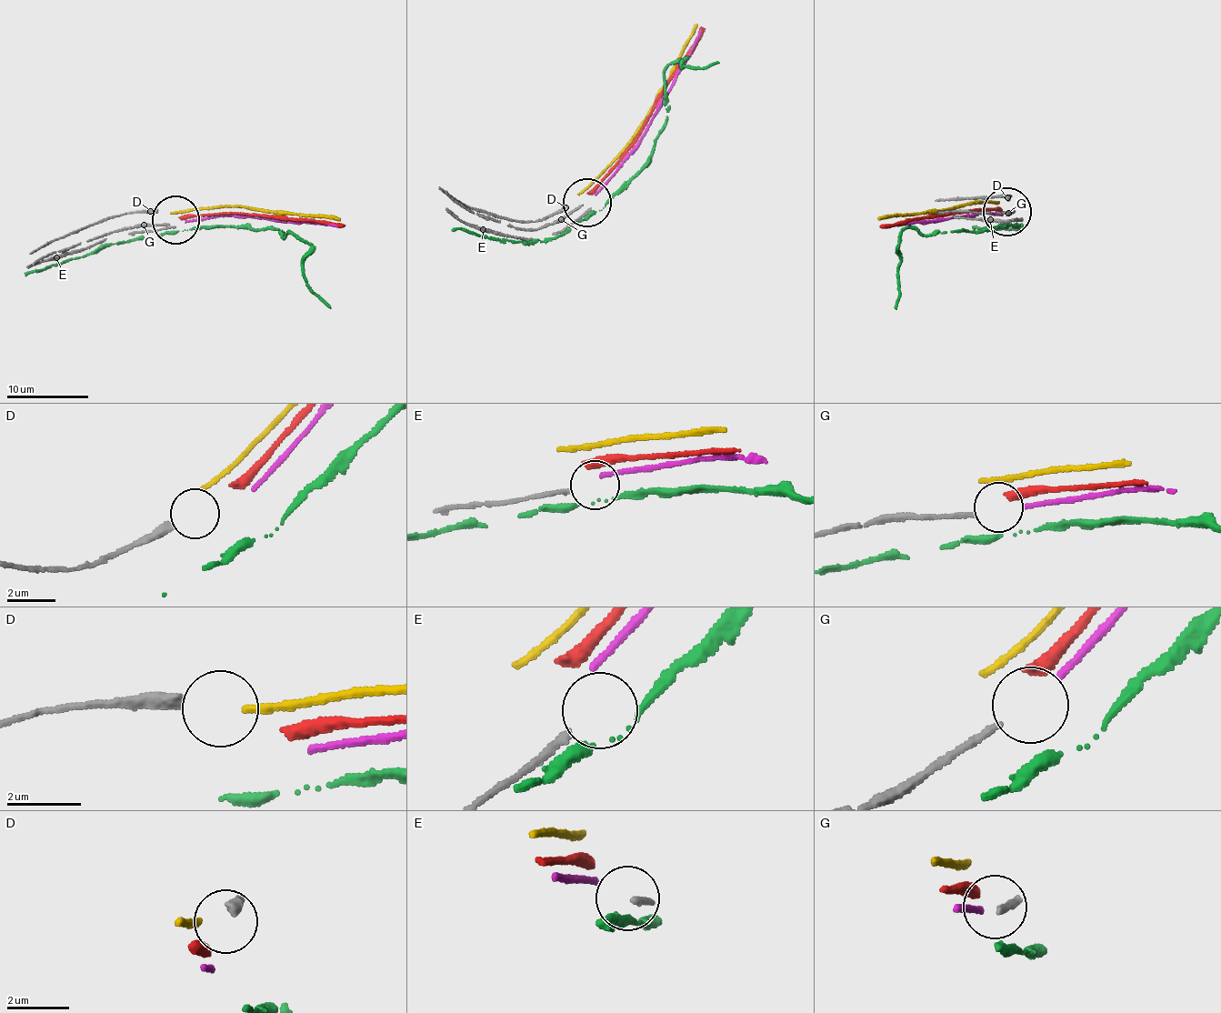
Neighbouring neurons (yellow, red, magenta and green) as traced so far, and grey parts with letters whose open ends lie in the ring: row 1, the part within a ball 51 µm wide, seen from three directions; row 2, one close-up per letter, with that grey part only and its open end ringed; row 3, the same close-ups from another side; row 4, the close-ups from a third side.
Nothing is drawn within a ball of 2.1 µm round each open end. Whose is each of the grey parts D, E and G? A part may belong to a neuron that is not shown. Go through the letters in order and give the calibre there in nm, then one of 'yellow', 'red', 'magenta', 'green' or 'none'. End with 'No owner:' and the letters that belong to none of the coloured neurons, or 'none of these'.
D: 360 nm | none
E: 170 nm | none
G: 170 nm | magenta
No owner: D, E

